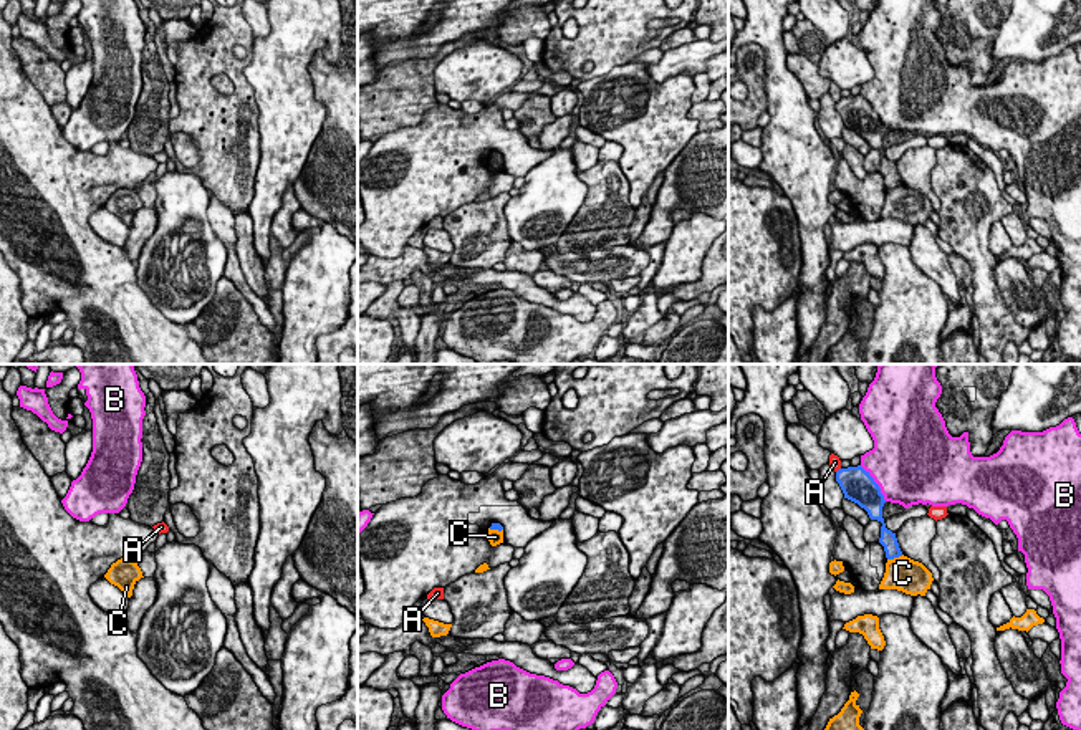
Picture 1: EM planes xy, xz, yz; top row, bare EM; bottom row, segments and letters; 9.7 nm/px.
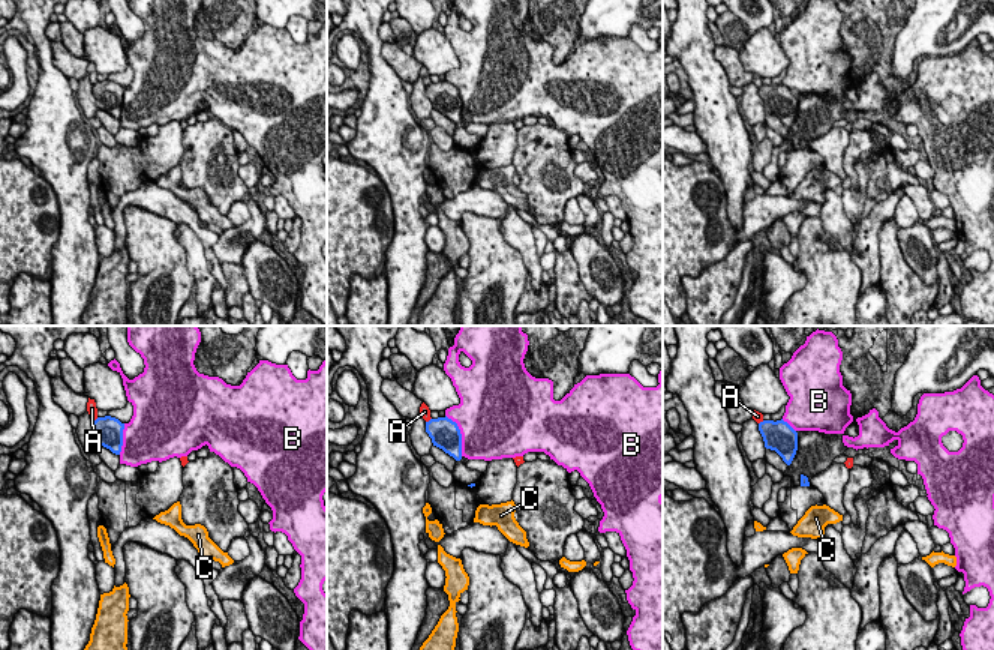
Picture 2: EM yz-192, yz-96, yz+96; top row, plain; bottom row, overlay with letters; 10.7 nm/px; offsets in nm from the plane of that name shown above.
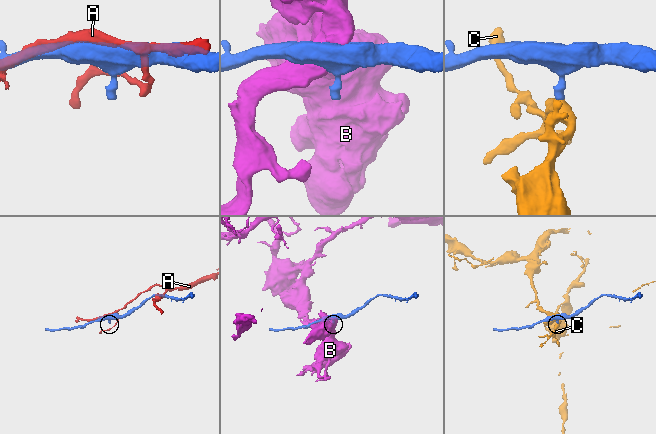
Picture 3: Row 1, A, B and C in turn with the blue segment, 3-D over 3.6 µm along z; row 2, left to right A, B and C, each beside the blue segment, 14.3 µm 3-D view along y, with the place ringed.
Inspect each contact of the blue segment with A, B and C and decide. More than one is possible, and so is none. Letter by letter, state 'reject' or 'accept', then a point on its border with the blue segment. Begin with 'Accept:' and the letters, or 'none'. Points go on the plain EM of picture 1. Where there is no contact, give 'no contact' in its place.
Accept: none
A: reject | yz (838, 100)
B: reject | yz (876, 113)
C: reject | yz (894, 186)

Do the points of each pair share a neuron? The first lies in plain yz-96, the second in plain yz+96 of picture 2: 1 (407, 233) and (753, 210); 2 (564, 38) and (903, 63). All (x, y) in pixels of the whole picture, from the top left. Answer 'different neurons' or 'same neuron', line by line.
1: different neurons
2: different neurons

